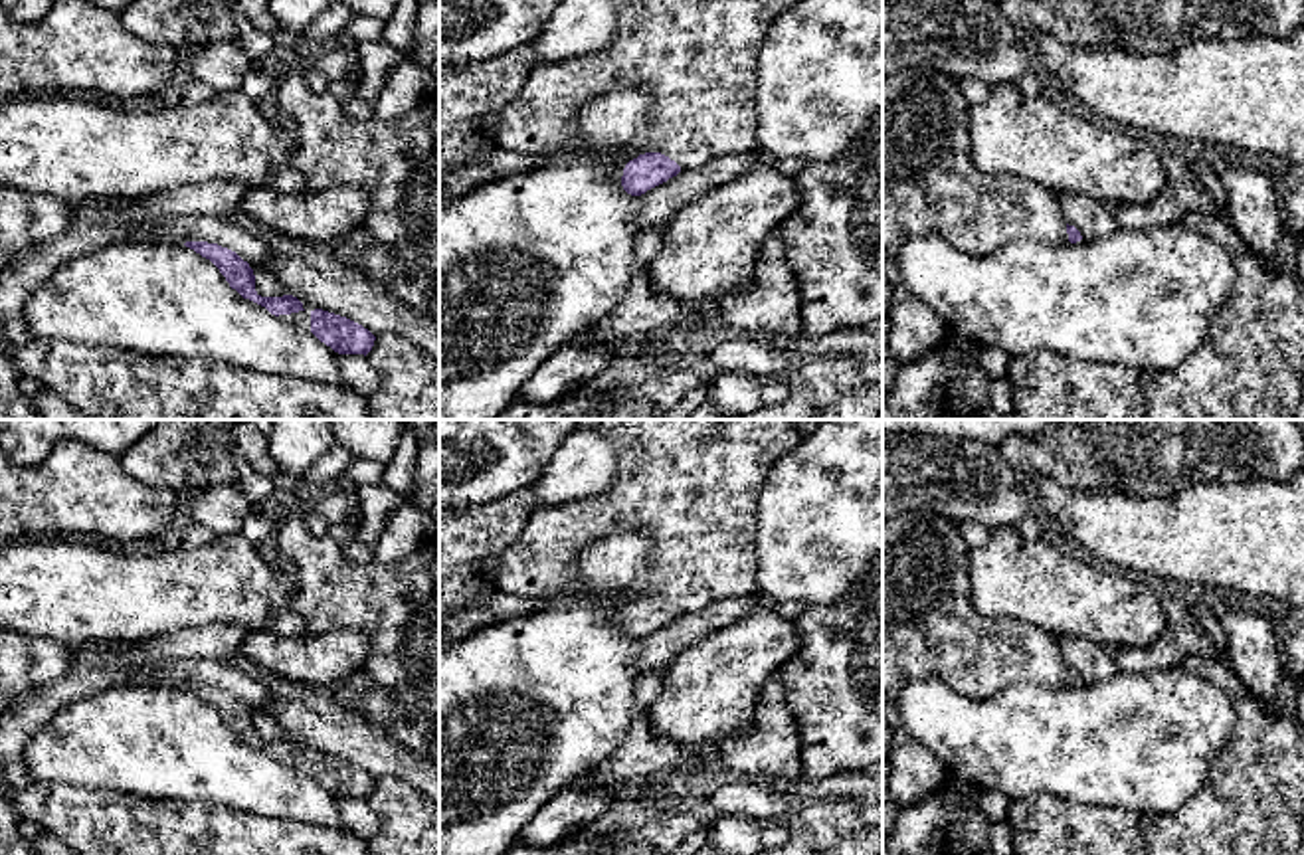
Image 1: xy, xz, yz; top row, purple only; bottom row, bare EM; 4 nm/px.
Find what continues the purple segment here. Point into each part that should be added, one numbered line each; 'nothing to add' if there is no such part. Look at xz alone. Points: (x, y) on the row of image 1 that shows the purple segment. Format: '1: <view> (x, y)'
nothing to add

